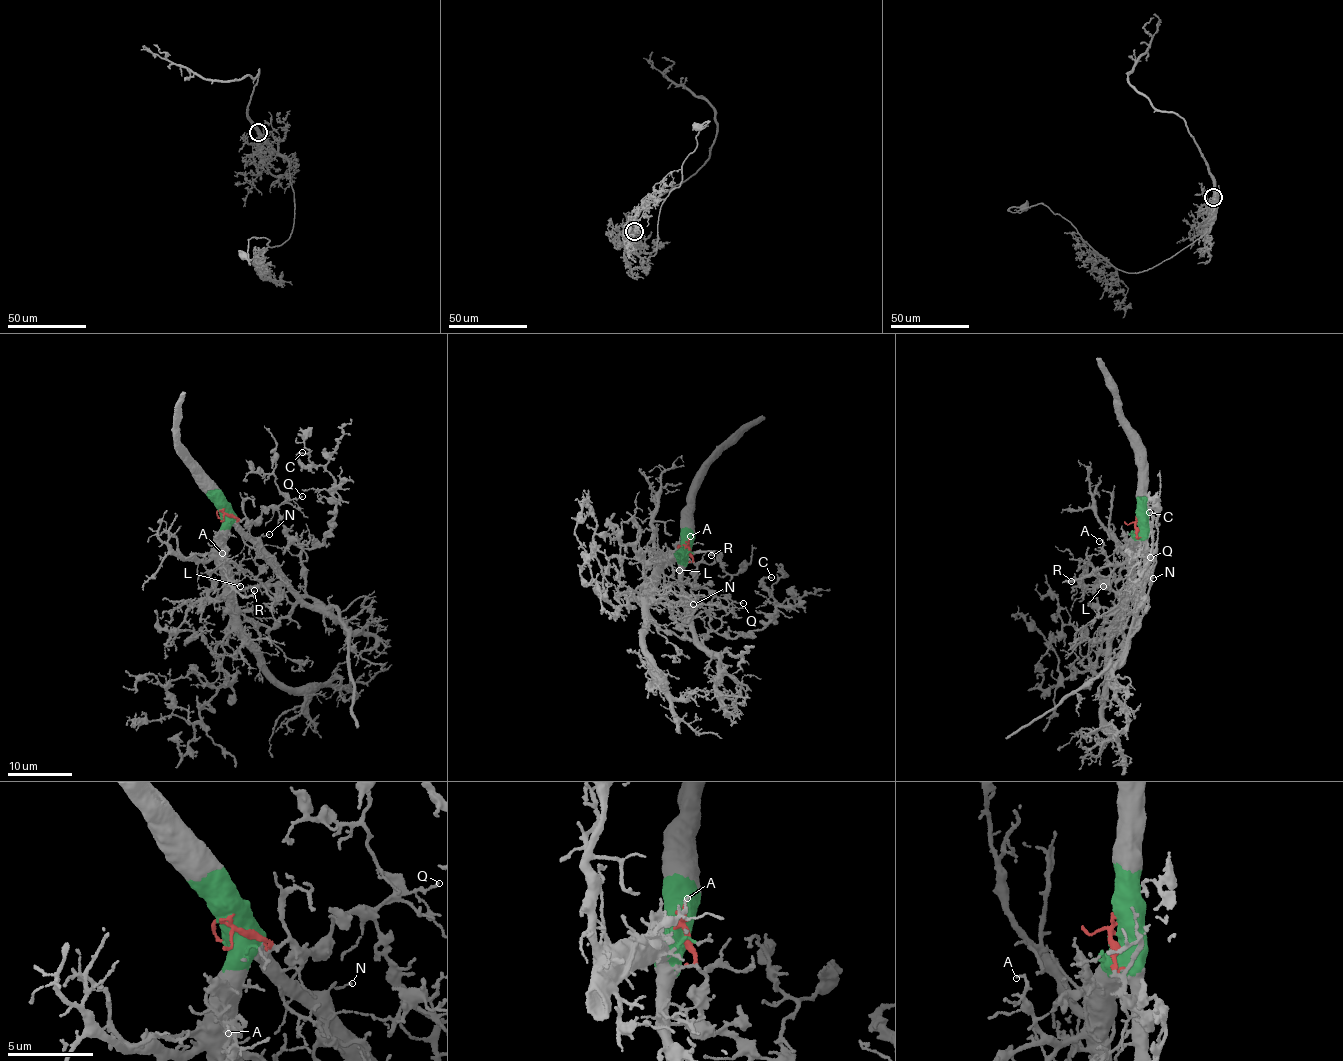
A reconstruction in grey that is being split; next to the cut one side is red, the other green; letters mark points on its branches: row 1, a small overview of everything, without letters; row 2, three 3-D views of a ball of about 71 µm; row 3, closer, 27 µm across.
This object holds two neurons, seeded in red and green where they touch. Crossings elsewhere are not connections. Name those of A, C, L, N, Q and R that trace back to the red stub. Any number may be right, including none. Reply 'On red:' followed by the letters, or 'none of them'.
On red: C, Q

